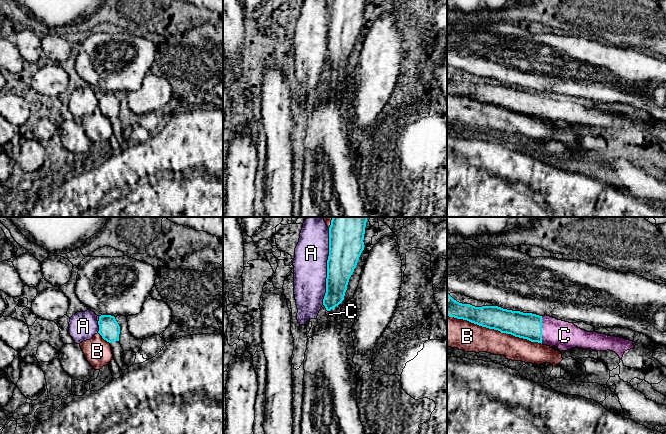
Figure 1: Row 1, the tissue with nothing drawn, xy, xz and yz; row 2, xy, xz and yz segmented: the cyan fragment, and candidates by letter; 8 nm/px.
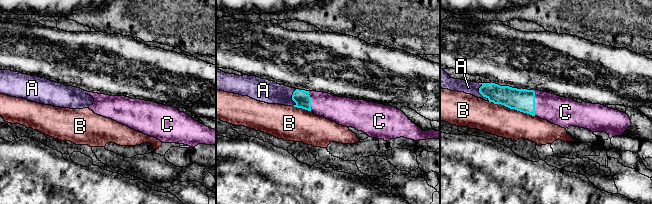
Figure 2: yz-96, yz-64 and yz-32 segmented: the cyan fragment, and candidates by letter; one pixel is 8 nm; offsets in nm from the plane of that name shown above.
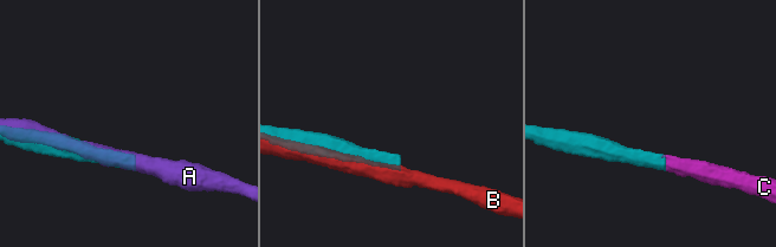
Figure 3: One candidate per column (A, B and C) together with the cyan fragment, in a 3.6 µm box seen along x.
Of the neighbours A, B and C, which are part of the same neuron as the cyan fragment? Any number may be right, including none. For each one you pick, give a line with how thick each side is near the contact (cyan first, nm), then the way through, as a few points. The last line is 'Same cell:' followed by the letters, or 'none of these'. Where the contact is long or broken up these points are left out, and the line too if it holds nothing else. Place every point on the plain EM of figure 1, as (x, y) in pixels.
C: Thickness 220 nm (cyan) against 220 nm
Same cell: C

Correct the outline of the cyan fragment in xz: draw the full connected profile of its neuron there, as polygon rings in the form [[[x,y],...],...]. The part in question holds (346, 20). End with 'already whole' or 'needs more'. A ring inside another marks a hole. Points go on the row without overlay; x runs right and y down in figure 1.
[[[331,0],[327,36],[326,69],[323,81],[327,87],[338,82],[364,26],[366,0]]]; already whole

